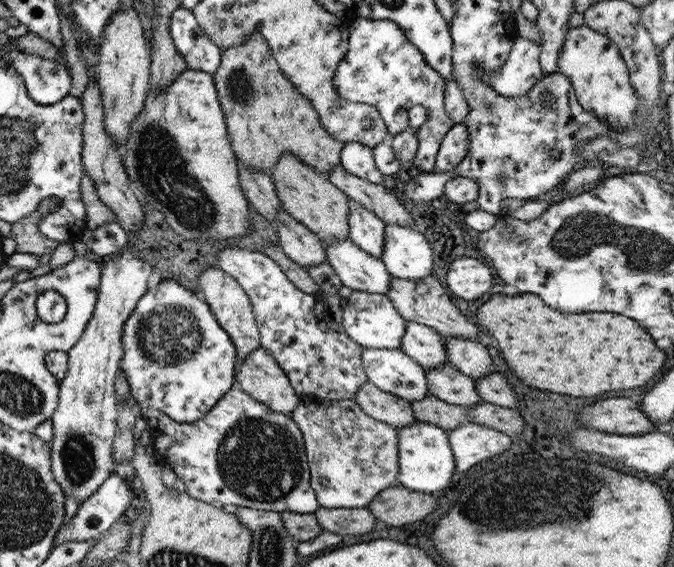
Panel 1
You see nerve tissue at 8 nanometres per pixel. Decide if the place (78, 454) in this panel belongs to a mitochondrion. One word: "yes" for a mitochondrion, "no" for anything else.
yes

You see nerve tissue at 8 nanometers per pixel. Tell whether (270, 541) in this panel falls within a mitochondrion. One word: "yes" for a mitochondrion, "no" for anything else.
yes

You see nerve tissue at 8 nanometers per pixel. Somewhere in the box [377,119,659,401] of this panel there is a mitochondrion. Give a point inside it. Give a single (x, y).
(552, 155)

